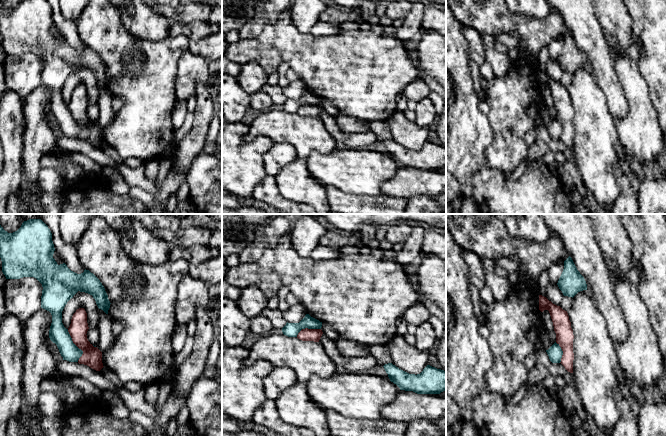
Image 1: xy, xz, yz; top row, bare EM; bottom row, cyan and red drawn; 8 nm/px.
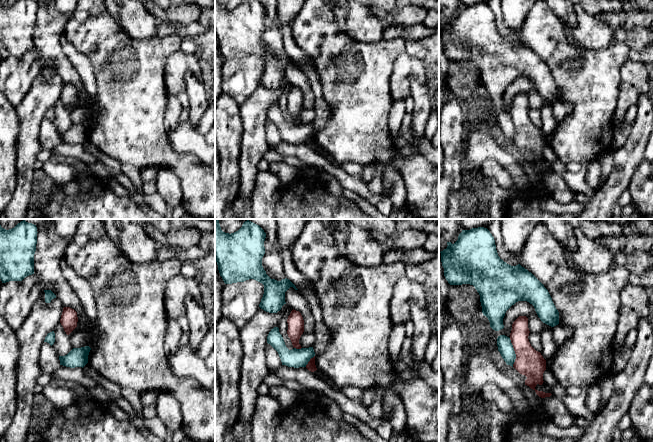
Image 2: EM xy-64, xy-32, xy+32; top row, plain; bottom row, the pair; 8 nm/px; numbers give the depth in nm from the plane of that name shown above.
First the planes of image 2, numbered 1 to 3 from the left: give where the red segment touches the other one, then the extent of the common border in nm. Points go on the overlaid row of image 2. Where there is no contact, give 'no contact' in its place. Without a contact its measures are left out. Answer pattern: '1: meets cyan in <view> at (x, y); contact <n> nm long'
1: no contact
2: meets cyan in xy-32 at (309, 360); contact 120 nm long
3: meets cyan in xy+32 at (514, 352); contact 240 nm long

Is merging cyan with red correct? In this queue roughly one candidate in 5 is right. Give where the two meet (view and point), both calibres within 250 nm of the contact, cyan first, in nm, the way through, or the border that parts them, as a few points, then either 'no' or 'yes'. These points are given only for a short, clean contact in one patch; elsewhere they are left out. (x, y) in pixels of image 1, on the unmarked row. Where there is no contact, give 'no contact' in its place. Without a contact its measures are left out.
xy (75, 121) | 160/160 nm | along xy (67, 105), (71, 116), (82, 127), (78, 137) | no

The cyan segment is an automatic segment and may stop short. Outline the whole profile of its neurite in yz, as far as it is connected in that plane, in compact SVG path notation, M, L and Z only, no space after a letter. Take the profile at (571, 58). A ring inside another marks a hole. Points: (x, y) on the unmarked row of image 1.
M572 34L564 37L564 45L557 59L564 72L574 73L578 68L587 66L584 53L577 46Z

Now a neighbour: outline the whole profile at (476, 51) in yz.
M463 26L462 32L468 44L468 58L478 65L483 64L486 61L486 51L481 33L468 26Z

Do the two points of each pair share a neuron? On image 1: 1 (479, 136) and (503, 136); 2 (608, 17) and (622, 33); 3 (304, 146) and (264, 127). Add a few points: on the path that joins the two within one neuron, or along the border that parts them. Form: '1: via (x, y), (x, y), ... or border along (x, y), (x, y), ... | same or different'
1: border along (486, 115), (492, 133), (487, 159) | different
2: via (612, 21), (618, 29) | same
3: via (294, 136), (285, 127), (274, 127) | same

